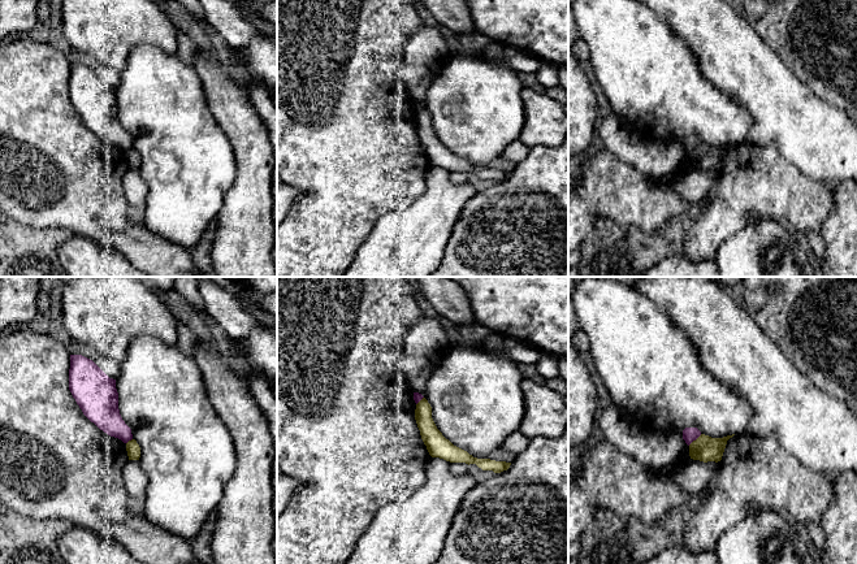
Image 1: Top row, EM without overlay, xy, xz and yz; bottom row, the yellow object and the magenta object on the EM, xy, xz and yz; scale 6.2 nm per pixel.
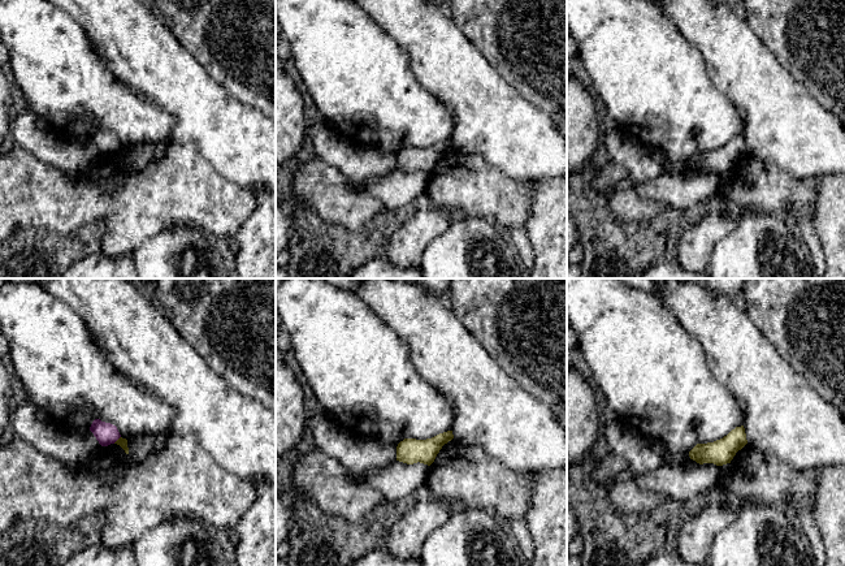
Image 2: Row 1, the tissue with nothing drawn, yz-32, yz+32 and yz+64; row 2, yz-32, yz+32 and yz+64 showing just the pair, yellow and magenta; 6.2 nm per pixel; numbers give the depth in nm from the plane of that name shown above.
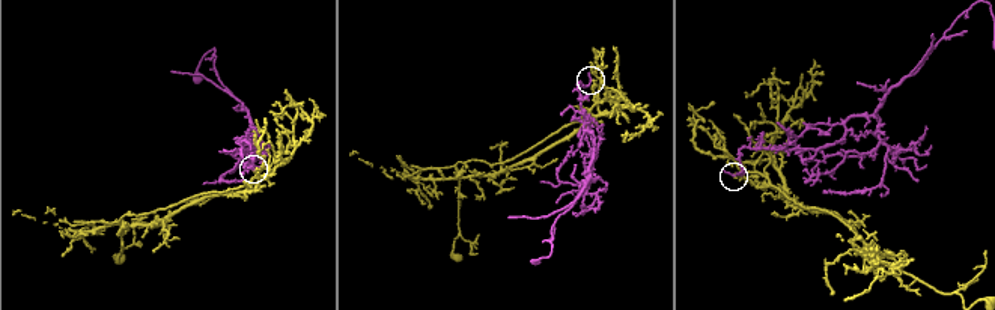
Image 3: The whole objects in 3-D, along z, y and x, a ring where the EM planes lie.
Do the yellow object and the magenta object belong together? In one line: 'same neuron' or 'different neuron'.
different neuron

